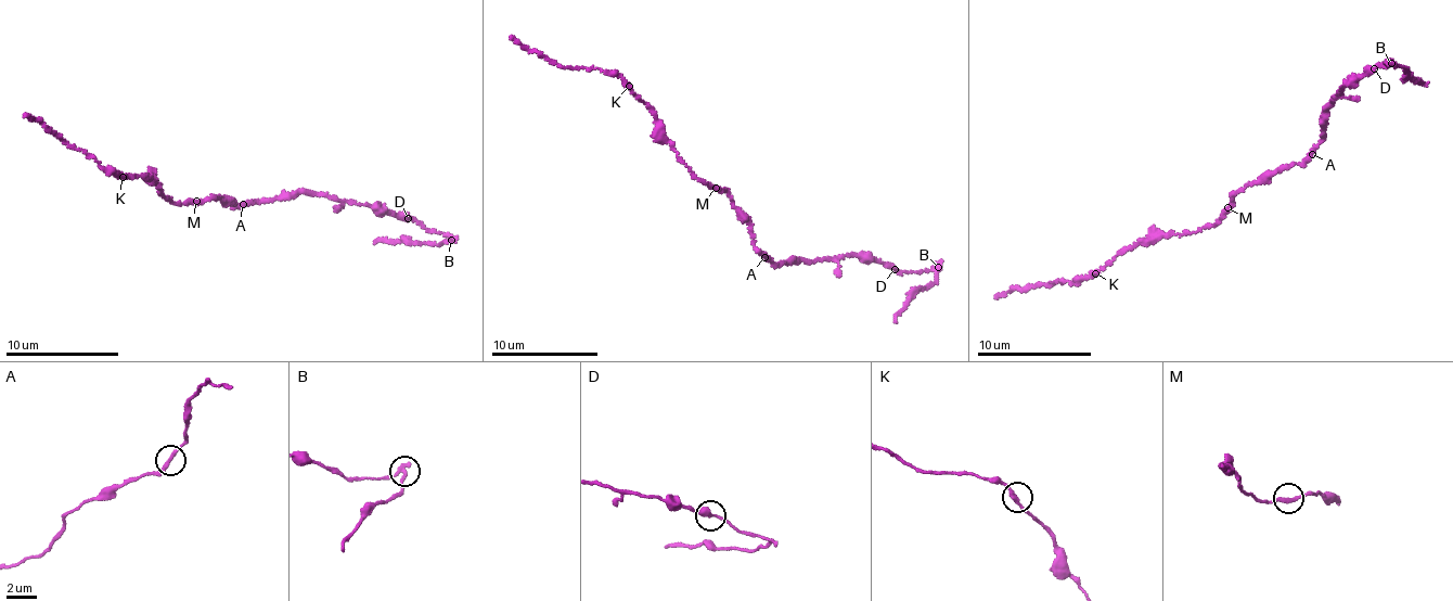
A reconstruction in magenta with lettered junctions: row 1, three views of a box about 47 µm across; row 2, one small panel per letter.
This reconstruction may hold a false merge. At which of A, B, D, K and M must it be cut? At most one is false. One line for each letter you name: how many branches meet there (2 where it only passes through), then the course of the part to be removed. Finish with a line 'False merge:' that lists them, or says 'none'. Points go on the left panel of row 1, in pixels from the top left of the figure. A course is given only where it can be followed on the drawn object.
B: branches 2; course (450, 239), (442, 244), (376, 242)
False merge: B

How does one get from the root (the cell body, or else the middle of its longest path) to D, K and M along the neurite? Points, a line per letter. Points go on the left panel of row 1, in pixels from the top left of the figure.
D: (224, 200), (244, 206), (304, 193), (351, 202), (408, 218)
K: (224, 200), (217, 196), (177, 203), (163, 197), (150, 177), (148, 179), (145, 176), (129, 174), (123, 177)
M: (224, 200), (217, 196), (196, 201)

